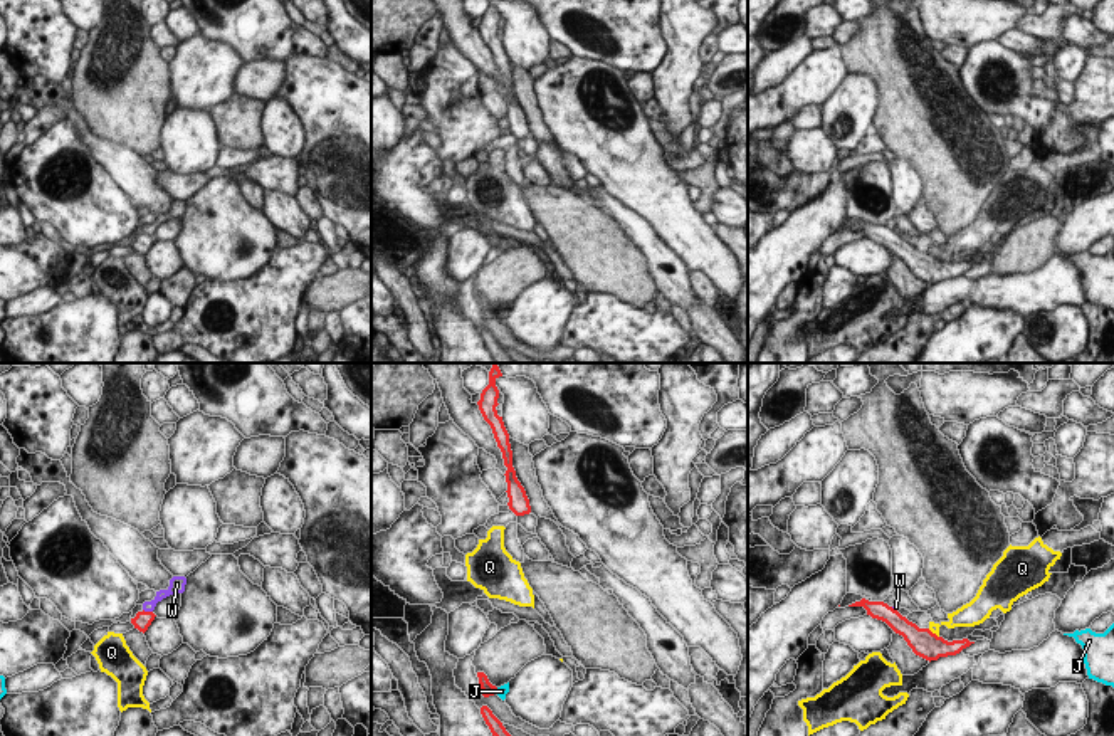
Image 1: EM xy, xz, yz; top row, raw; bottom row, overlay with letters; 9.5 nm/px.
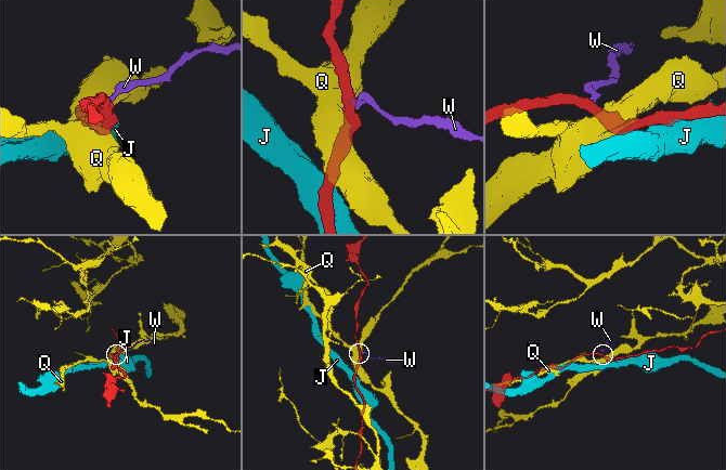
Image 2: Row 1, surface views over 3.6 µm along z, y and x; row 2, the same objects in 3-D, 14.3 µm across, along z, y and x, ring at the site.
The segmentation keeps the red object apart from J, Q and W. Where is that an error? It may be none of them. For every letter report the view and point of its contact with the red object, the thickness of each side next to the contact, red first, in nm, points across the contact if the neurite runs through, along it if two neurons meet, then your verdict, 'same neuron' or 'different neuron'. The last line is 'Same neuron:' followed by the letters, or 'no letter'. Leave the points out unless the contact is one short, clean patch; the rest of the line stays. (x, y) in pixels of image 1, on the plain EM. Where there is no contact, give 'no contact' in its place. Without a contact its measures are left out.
J: contact xz (494, 315); calibres 130 and 100 nm; different neuron
Q: contact yz (931, 256); calibres 260 and 100 nm; different neuron
W: contact xy (148, 236); calibres 160 and 100 nm; border xy (143, 232), (152, 236); different neuron
Same neuron: no letter

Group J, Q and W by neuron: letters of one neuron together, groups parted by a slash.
J / Q / W

